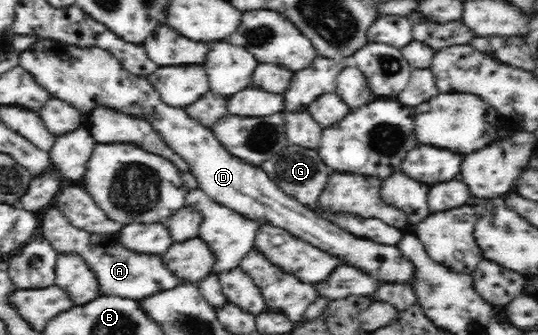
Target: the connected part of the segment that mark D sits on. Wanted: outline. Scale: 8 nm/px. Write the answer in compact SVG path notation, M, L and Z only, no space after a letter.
M43 38L20 53L20 65L36 78L51 97L72 104L85 115L95 106L108 106L125 114L148 118L168 145L189 163L190 173L197 179L198 189L213 198L213 201L219 202L219 205L259 223L281 227L325 253L343 259L345 265L359 266L384 282L410 284L413 280L413 264L401 255L399 248L358 238L324 220L310 206L300 204L295 197L285 194L260 164L248 163L233 156L212 130L191 118L184 108L165 104L145 76L127 72L108 50L98 46L73 46Z

